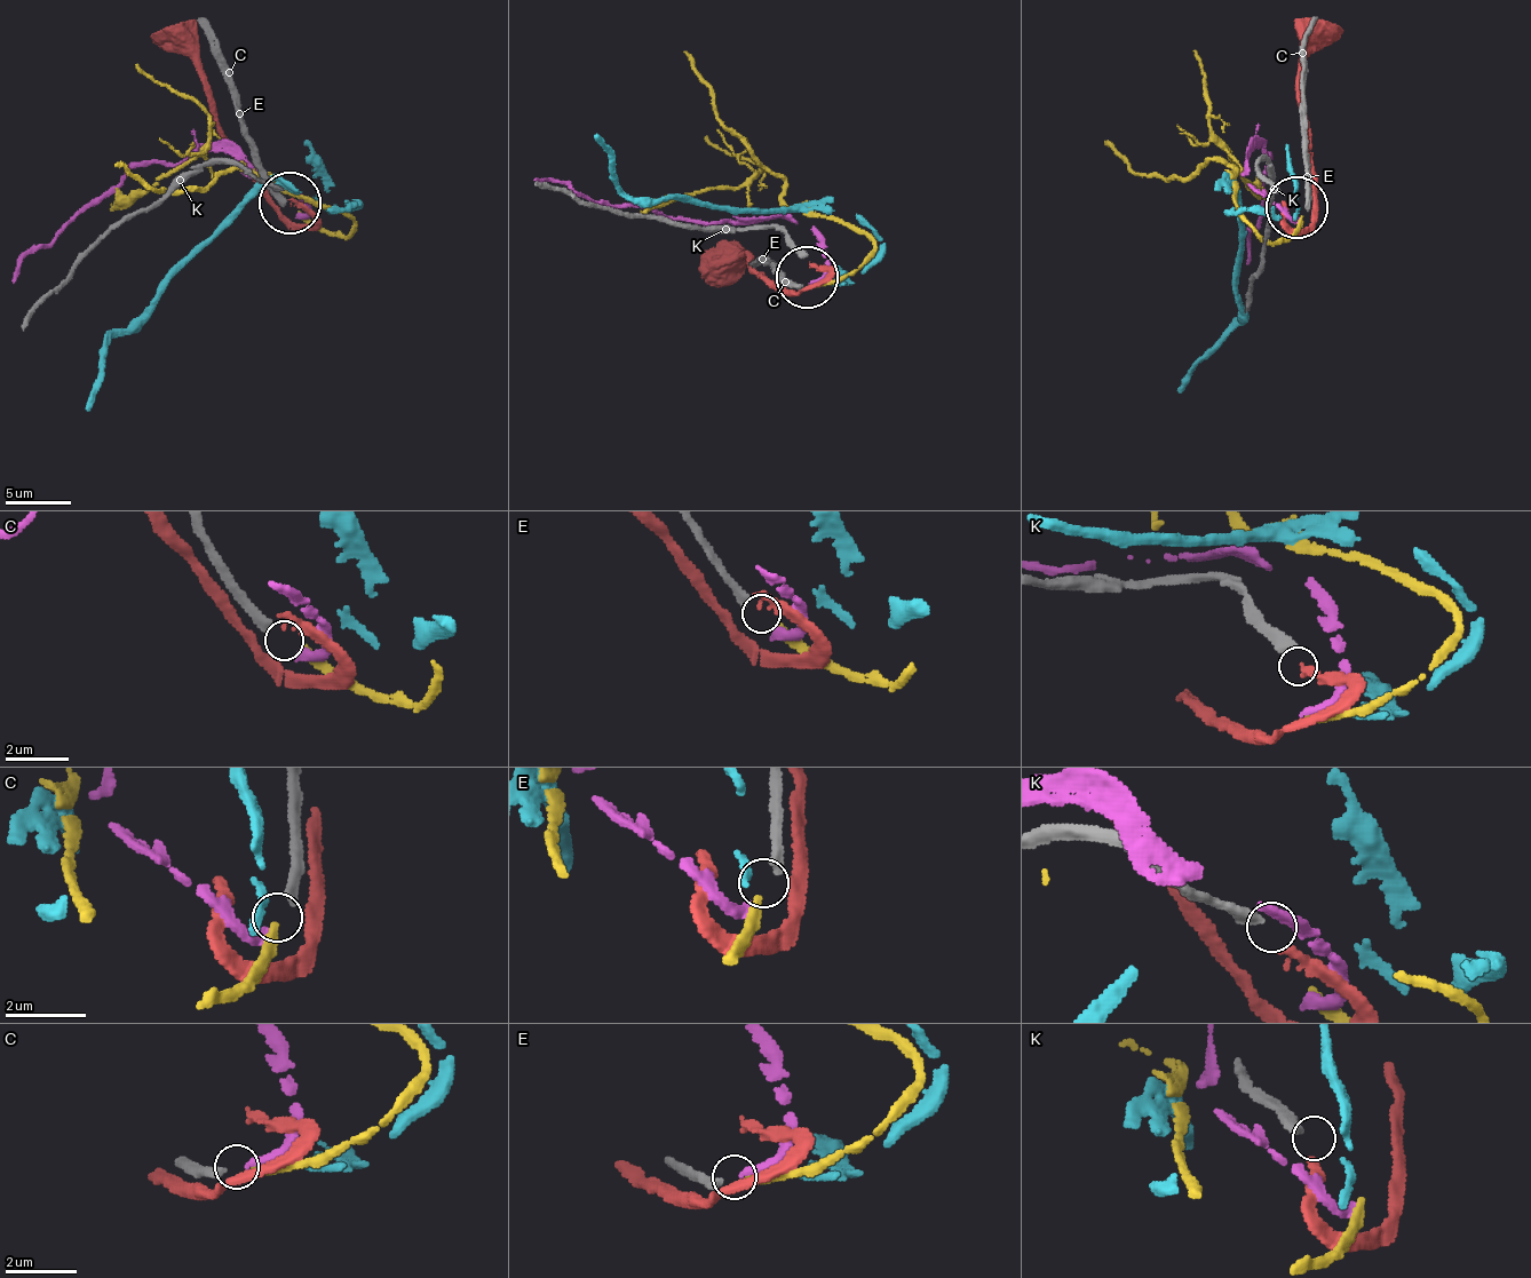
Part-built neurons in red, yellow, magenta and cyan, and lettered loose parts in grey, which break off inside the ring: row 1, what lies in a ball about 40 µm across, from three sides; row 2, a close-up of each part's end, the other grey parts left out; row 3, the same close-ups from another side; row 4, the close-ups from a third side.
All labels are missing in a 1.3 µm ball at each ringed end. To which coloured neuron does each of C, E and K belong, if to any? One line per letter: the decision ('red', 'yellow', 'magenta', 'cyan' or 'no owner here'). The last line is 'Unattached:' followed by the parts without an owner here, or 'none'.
C: yellow
E: no owner here
K: red
Unattached: E

